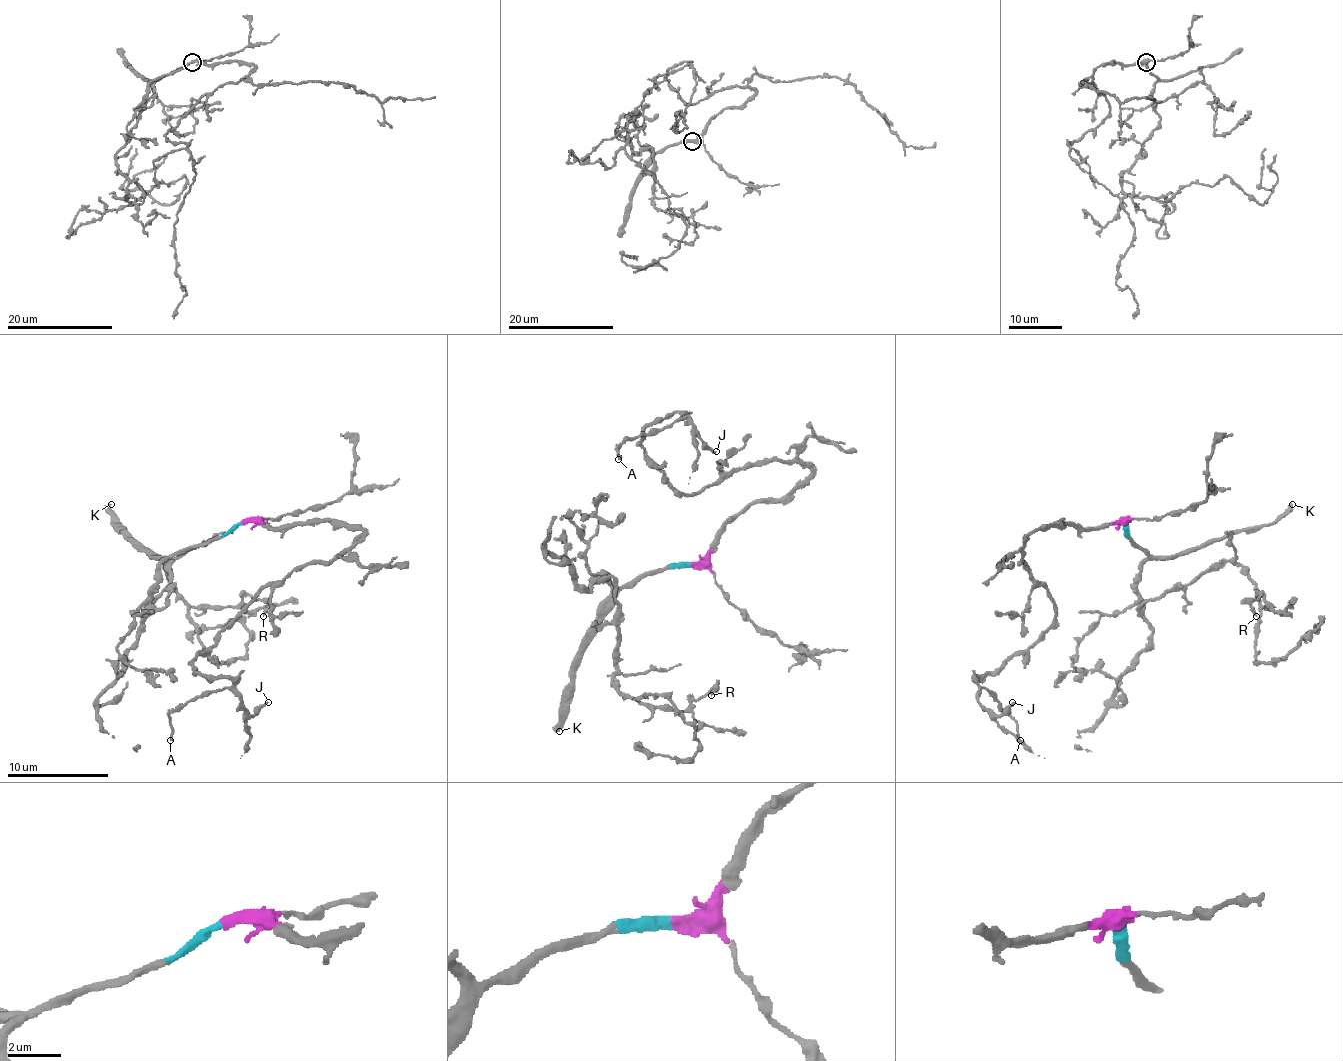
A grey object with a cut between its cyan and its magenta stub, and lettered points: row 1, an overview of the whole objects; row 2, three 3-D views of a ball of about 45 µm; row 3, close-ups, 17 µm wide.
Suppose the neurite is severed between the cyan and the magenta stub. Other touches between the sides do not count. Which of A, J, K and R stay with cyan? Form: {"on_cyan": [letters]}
{"on_cyan": ["K", "R"]}

